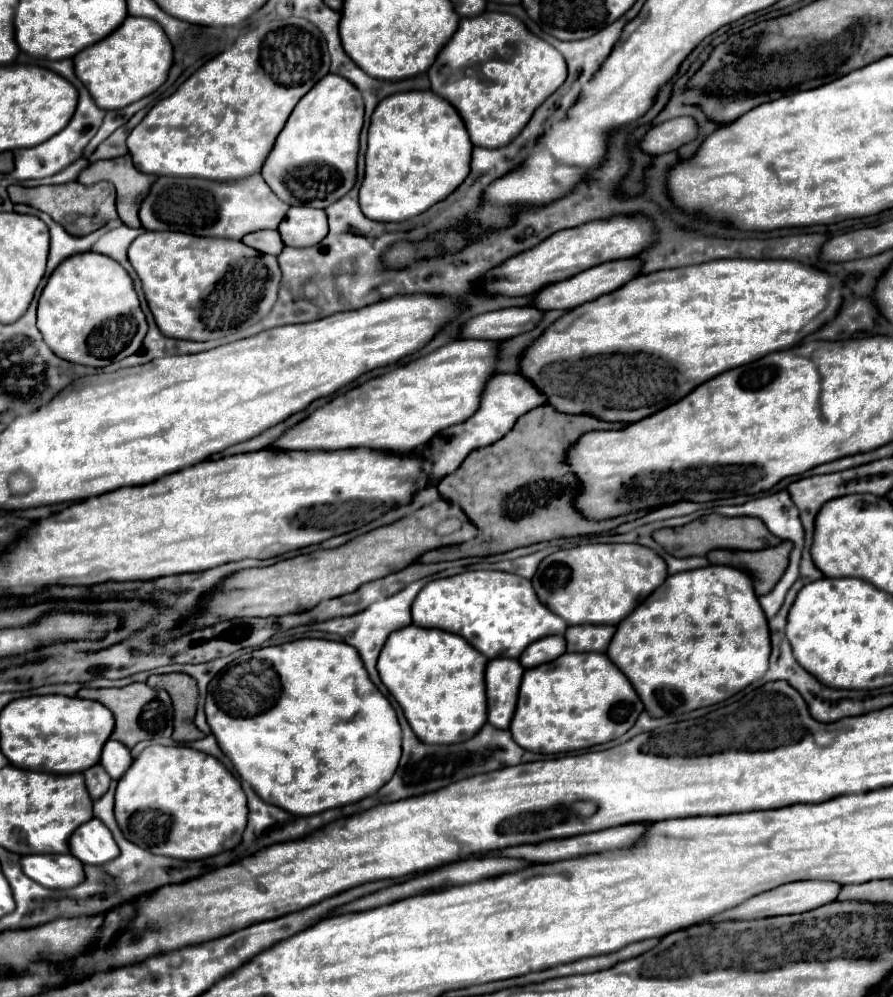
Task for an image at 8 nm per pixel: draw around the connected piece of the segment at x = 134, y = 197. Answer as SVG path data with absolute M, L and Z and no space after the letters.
M124 155L118 159L96 161L96 163L88 165L80 173L78 181L82 185L94 185L98 181L114 183L116 193L118 193L116 207L118 207L118 215L120 215L122 223L126 223L128 227L140 227L138 207L140 207L142 199L146 197L146 193L150 191L156 177L150 177L150 175L138 171L132 163L132 157Z

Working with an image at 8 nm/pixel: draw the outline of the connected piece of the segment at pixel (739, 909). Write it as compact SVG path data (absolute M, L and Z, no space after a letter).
M796 881L786 883L776 889L770 889L766 893L754 895L746 899L742 905L736 905L734 909L728 909L728 913L718 913L718 917L710 917L710 921L702 923L714 923L714 921L732 921L734 917L778 917L778 915L790 915L790 913L806 913L810 909L818 909L818 905L826 905L836 899L840 891L838 883L832 881Z

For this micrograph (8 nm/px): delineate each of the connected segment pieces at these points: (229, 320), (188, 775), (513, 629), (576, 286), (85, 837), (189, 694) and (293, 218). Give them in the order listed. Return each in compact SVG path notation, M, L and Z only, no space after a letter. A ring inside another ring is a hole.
M144 231L132 241L128 259L142 279L144 295L160 331L176 339L210 341L248 329L270 313L278 299L282 279L276 257L258 253L242 241L194 237L178 231ZM224 279L260 279L260 301L254 295L256 281Z
M150 745L118 779L114 813L124 837L136 843L138 847L154 855L166 855L176 859L200 859L234 849L238 845L246 829L248 807L240 781L216 757L186 745Z
M486 569L464 571L454 577L426 583L412 603L412 623L456 633L488 659L516 659L530 643L568 629L568 623L562 617L550 613L550 609L538 601L528 579L506 571Z
M622 259L622 261L608 261L608 263L602 263L602 265L596 265L596 267L590 267L570 279L564 279L564 281L558 281L558 283L552 283L548 287L544 287L530 305L538 305L538 309L574 309L586 301L594 301L594 297L600 297L600 295L606 295L606 293L612 293L614 289L620 289L624 283L628 283L630 279L634 279L638 273L640 273L640 261L638 259Z
M90 819L80 825L70 837L70 853L88 865L102 865L118 857L120 849L112 841L112 833L102 821Z
M166 673L166 675L150 675L146 681L150 687L168 691L174 705L174 733L172 739L178 743L190 743L202 739L204 733L194 725L198 687L196 681L186 673Z
M290 207L278 231L288 247L312 247L328 233L326 213L312 207Z

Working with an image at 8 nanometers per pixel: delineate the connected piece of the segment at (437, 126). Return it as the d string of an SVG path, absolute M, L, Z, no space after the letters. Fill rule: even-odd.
M434 91L394 93L372 113L360 207L374 221L406 221L446 199L470 173L472 141L458 111Z

